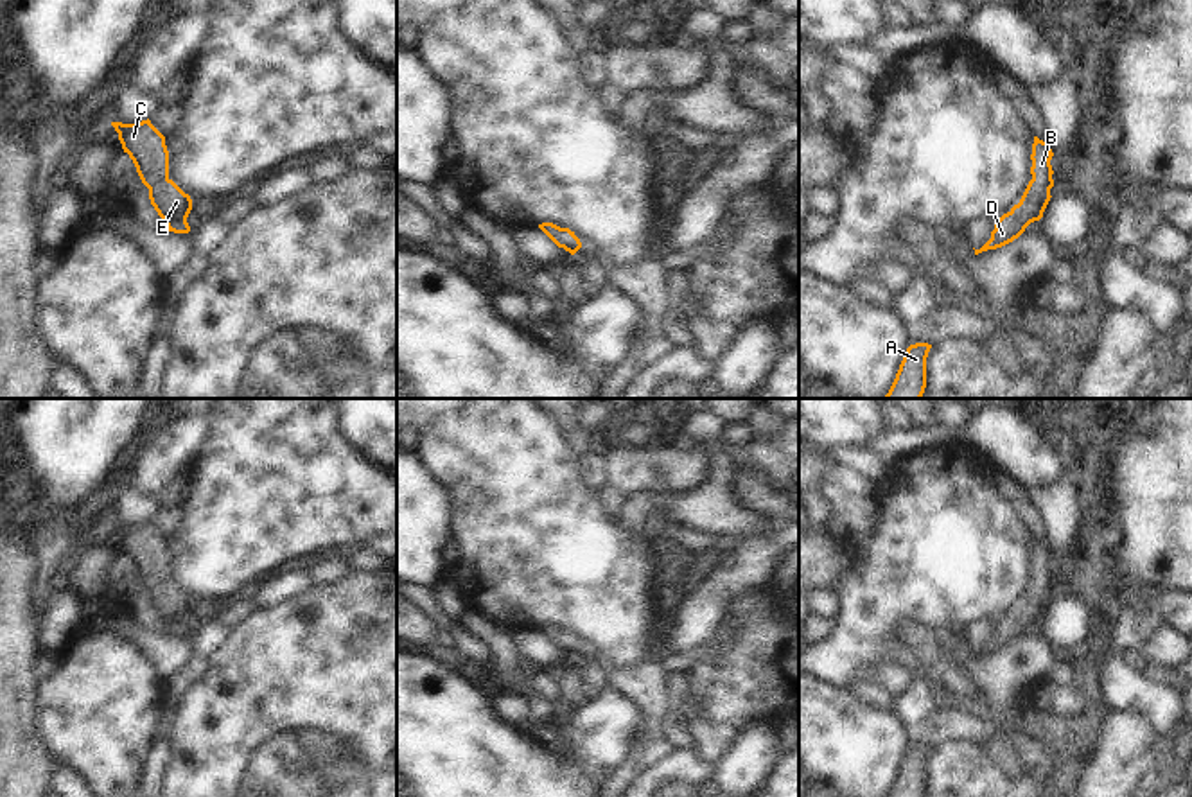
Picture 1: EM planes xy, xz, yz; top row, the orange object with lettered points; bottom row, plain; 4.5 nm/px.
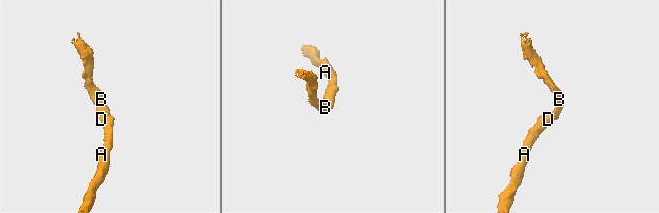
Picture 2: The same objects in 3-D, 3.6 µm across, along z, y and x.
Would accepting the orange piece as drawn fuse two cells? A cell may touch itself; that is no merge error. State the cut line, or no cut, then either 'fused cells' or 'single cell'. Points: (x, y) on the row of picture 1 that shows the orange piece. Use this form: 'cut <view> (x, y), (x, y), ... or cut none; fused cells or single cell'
cut none; single cell

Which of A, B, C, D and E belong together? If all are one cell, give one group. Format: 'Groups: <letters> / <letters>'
Groups: A B C D E.

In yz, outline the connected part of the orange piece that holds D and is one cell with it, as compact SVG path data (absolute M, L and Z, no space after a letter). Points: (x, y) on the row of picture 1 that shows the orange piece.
M1034 136L1030 154L1032 180L1029 181L1020 203L995 221L991 239L980 250L975 250L975 255L1012 242L1025 232L1025 228L1030 223L1039 221L1043 217L1043 212L1052 197L1050 188L1054 187L1052 180L1054 171L1050 165L1052 156L1054 153L1048 142L1043 142L1038 136Z

